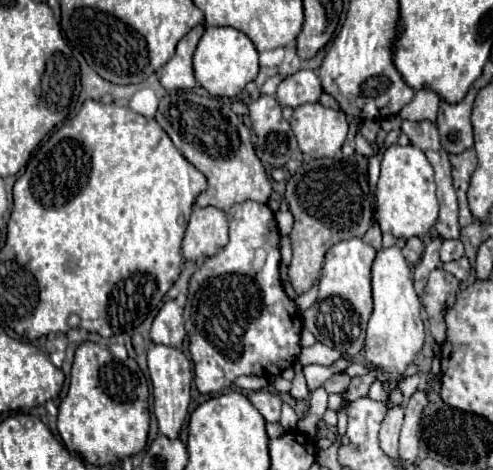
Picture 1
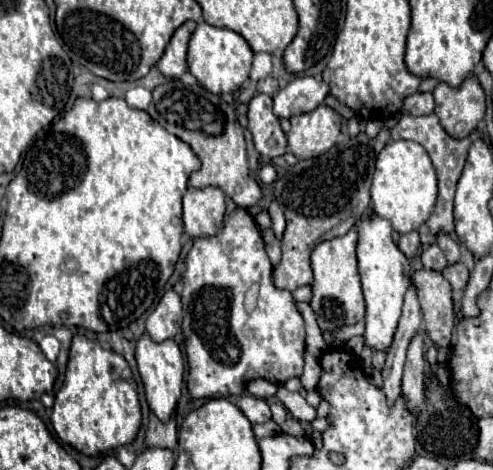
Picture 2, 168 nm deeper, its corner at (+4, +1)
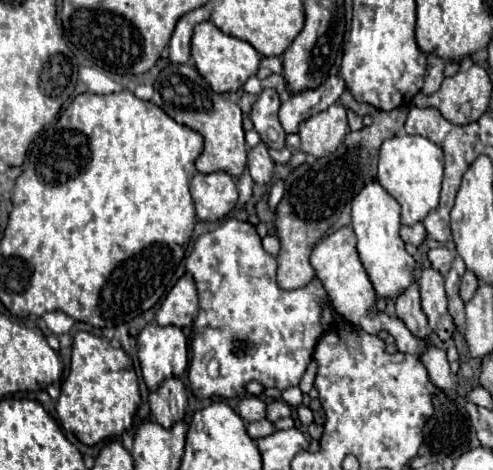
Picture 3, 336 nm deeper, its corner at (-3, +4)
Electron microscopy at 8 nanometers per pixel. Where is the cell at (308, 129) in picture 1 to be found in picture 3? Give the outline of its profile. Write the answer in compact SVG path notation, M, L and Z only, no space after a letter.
M337 102L331 108L311 116L299 128L301 150L315 158L329 156L337 150L347 134L347 110Z

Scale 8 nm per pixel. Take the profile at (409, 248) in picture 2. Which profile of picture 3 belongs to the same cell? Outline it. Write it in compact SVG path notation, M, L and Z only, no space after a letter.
M421 222L413 224L413 226L401 226L401 238L407 242L407 244L413 244L413 246L419 246L423 240L425 240L425 226Z

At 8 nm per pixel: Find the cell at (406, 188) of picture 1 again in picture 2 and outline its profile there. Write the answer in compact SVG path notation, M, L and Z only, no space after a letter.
M390 141L376 159L376 173L372 179L374 213L392 223L398 233L416 231L434 211L438 187L432 161L422 145L414 141Z

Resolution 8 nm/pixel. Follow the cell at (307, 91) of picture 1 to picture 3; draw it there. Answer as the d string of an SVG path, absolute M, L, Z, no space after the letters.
M333 76L327 82L323 82L317 90L307 90L299 94L291 94L287 102L279 108L279 122L287 134L297 134L299 124L323 110L327 110L331 104L339 100L339 96L345 92L343 78Z

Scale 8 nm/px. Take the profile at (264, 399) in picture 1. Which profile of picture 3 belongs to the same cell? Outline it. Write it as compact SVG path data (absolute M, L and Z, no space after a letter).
M245 396L241 398L239 406L237 406L237 414L243 418L243 422L257 422L265 418L265 400L259 396Z

